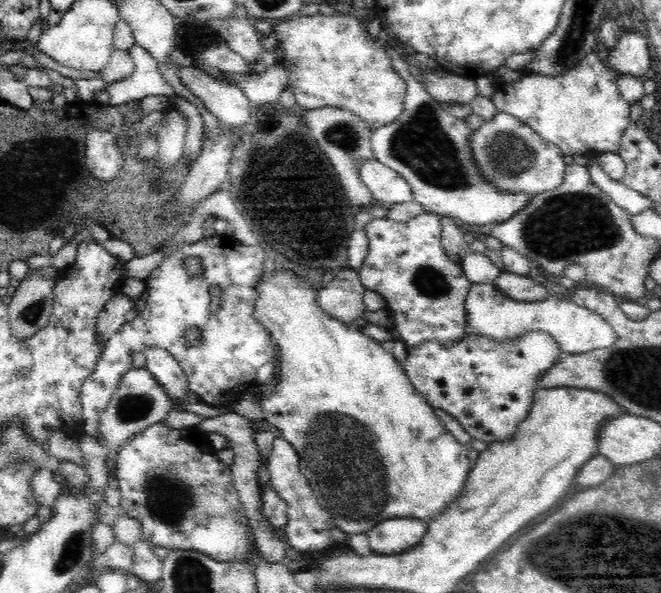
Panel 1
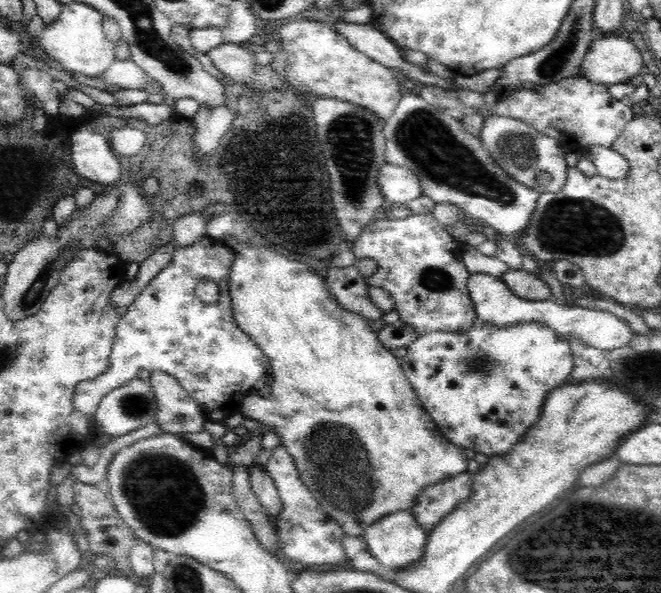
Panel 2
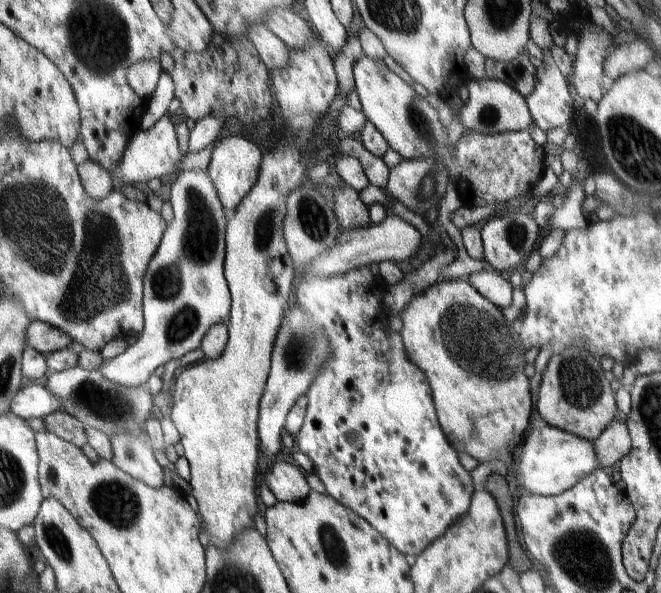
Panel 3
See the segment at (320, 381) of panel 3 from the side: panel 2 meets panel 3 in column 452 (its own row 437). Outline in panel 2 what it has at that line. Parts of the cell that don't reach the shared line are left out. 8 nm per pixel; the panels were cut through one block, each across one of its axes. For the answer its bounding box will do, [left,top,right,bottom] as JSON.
[400,322,573,457]

